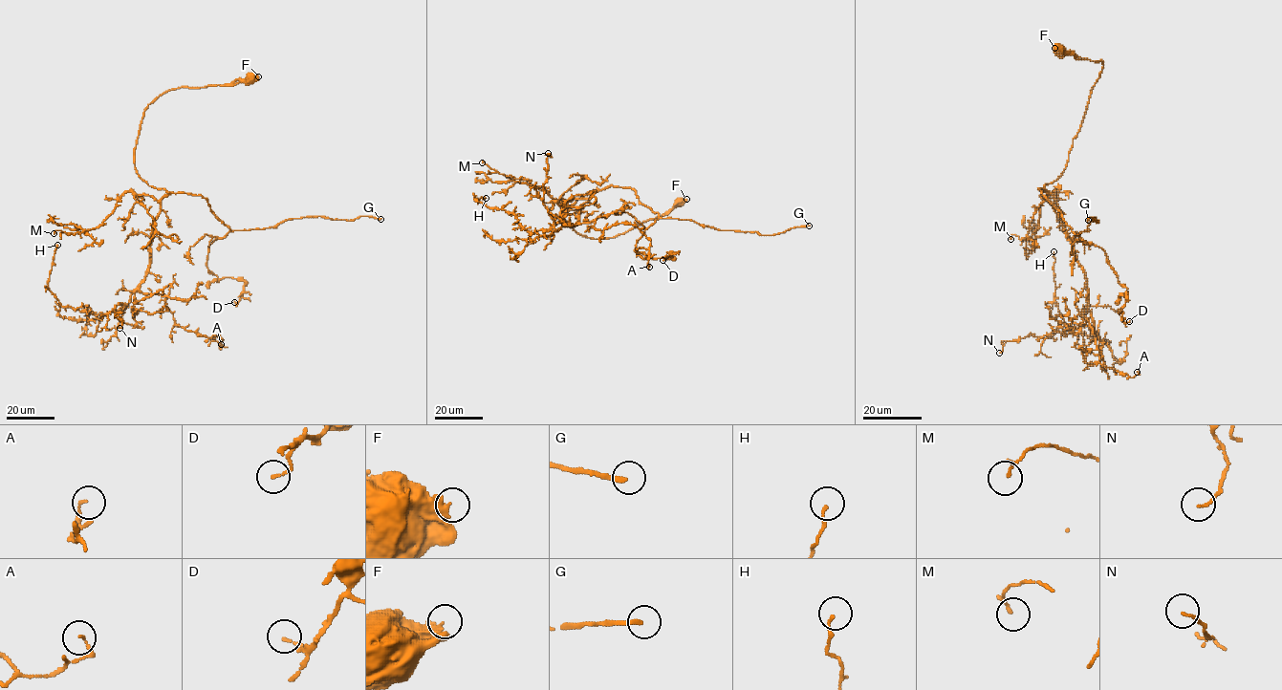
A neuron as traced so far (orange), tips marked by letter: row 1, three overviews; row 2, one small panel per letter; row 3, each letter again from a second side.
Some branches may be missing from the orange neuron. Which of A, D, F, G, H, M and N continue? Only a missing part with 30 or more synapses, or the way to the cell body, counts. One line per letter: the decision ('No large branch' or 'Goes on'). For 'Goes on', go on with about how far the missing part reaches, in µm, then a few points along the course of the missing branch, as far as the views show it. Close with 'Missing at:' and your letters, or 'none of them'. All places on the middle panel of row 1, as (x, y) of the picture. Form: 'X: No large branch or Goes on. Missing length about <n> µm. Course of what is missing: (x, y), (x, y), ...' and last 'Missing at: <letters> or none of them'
A: No large branch
D: No large branch
F: No large branch
G: Goes on. Missing length about 50 µm. Course of what is missing: (809, 226), (837, 229), (850, 239), (853, 248), (840, 262), (820, 258)
H: No large branch
M: No large branch
N: No large branch
Missing at: G

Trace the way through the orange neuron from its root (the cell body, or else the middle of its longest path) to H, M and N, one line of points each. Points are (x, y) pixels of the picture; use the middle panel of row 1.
H: (588, 200), (581, 205), (576, 225), (530, 233), (512, 213), (490, 208), (476, 200), (486, 198)
M: (588, 200), (554, 200), (544, 187), (513, 181), (482, 162)
N: (588, 200), (581, 205), (576, 225), (554, 228), (553, 218), (543, 201), (547, 157), (551, 156), (548, 153)

